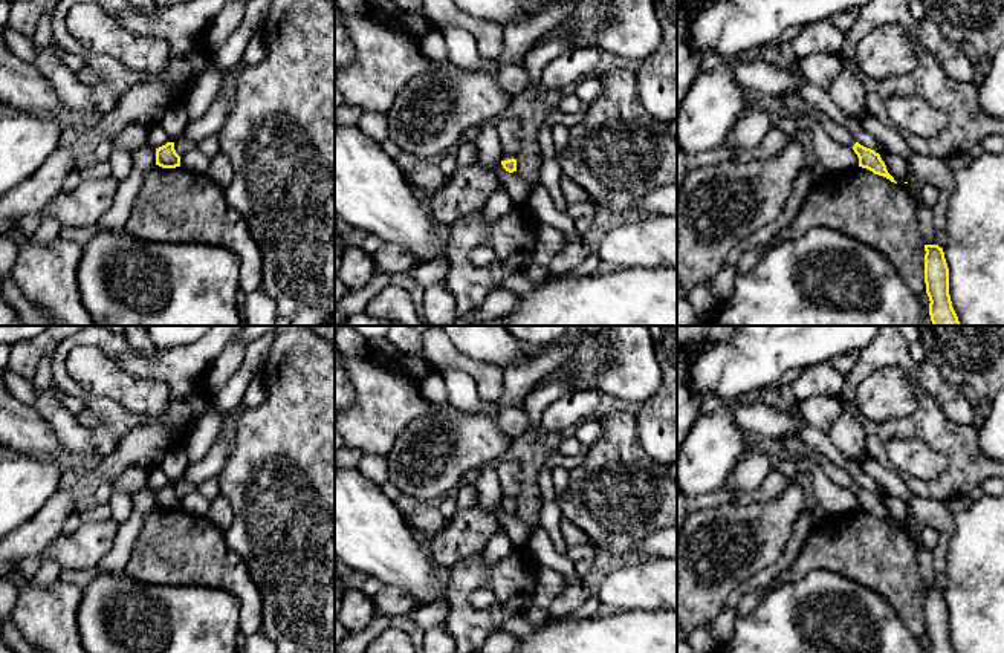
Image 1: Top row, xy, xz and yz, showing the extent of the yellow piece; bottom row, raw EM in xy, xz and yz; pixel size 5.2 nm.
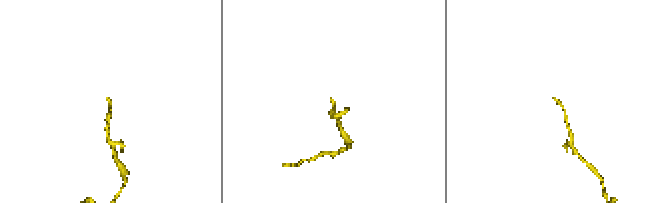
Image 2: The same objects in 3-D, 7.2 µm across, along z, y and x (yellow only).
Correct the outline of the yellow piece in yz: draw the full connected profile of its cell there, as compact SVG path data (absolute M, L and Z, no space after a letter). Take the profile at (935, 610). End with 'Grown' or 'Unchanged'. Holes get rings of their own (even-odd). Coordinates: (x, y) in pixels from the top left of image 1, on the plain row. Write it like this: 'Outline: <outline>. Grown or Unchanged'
Outline: M925 587L925 625L929 653L954 653L949 638L949 610L943 590Z. Unchanged

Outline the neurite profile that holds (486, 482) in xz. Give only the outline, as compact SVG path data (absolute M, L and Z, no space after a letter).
M489 465L478 471L471 480L478 492L477 505L484 512L494 514L503 503L503 486L497 469Z

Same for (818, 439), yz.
M798 407L787 410L790 417L798 427L799 437L807 442L813 450L830 459L837 468L844 469L860 488L874 492L876 495L885 495L885 489L876 483L874 479L862 473L854 463L851 463L834 443L828 439L827 433L808 425Z

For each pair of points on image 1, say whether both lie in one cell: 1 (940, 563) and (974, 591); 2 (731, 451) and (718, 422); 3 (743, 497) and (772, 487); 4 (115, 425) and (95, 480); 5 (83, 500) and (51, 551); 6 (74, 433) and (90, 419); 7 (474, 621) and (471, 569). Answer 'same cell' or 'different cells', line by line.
1: different cells
2: same cell
3: same cell
4: different cells
5: different cells
6: different cells
7: same cell

